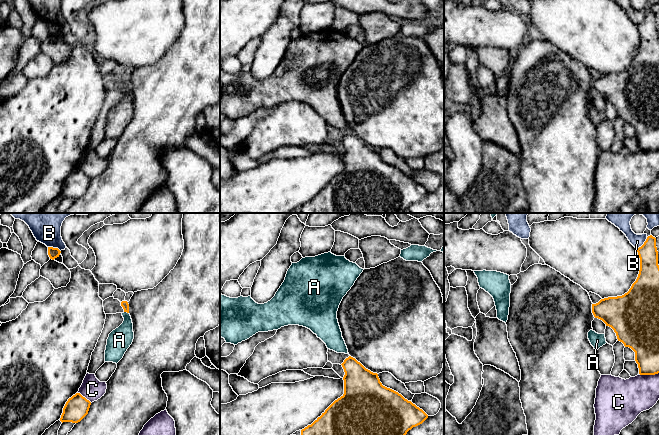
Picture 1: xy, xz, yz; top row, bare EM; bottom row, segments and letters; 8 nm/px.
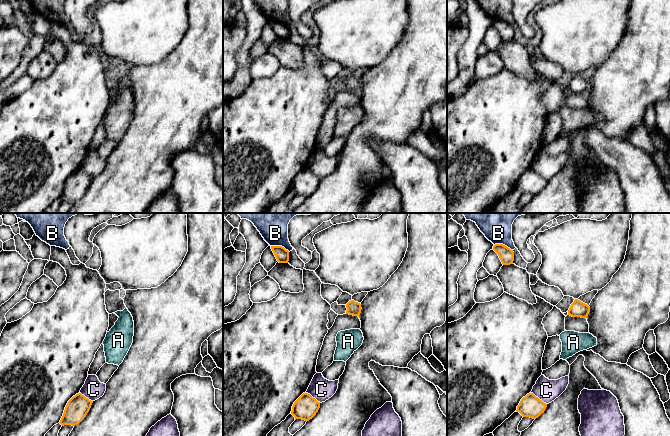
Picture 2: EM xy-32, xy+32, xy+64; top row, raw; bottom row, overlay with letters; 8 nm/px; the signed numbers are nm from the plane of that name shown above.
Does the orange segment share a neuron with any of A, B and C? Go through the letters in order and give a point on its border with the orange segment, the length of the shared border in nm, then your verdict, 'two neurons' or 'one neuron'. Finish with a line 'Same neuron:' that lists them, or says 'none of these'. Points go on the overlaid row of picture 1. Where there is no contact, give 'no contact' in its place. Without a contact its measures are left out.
A: xy (126, 311) | 40 nm | two neurons
B: yz (644, 243) | 130 nm | two neurons
C: yz (648, 374) | 160 nm | two neurons
Same neuron: none of these

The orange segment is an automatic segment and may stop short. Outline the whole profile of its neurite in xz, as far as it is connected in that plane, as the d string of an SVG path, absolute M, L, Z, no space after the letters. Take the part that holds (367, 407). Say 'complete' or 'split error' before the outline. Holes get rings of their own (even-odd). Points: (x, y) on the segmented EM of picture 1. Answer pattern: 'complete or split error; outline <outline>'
complete; outline M349 356L341 364L345 375L344 394L335 400L301 435L406 435L428 415L398 392L382 385L377 373Z

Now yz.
complete; outline M648 236L637 252L640 270L629 291L622 296L604 298L592 304L592 313L614 330L618 341L635 352L640 375L655 375L659 373L659 265L656 238Z

